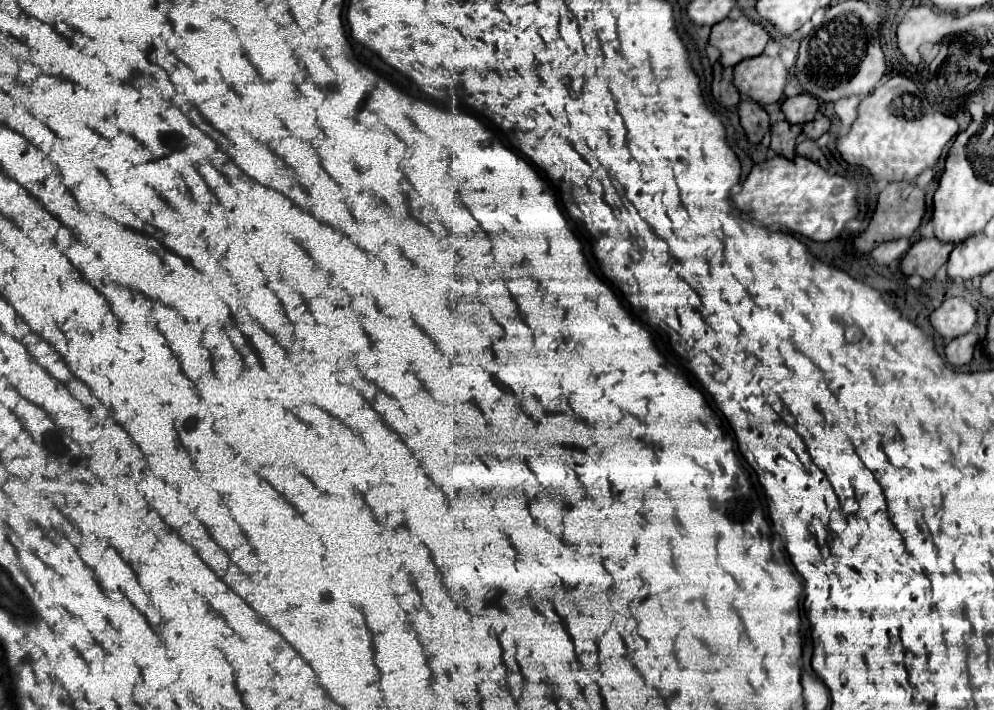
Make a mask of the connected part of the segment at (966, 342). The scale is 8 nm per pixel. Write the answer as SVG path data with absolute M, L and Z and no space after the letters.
M976 332L962 334L962 336L954 338L952 342L948 342L948 346L946 346L946 358L948 358L948 362L952 366L968 364L972 360L972 356L974 356L976 342L978 342L978 334Z

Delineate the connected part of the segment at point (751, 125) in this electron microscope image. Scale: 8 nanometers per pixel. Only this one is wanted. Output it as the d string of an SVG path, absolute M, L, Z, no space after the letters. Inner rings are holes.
M746 98L738 104L738 114L740 114L740 124L742 124L748 140L758 144L762 140L762 136L770 130L768 112L758 102Z

